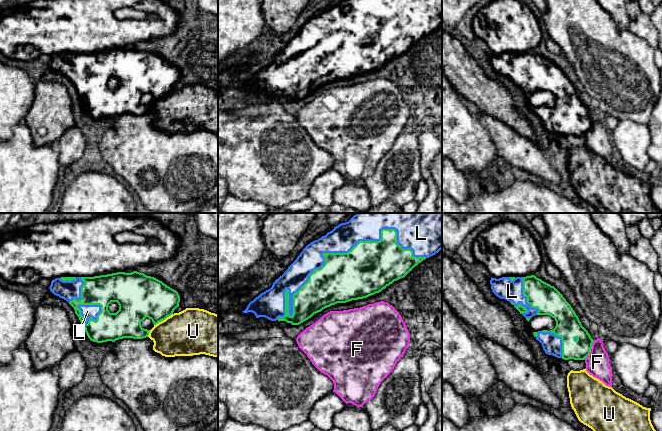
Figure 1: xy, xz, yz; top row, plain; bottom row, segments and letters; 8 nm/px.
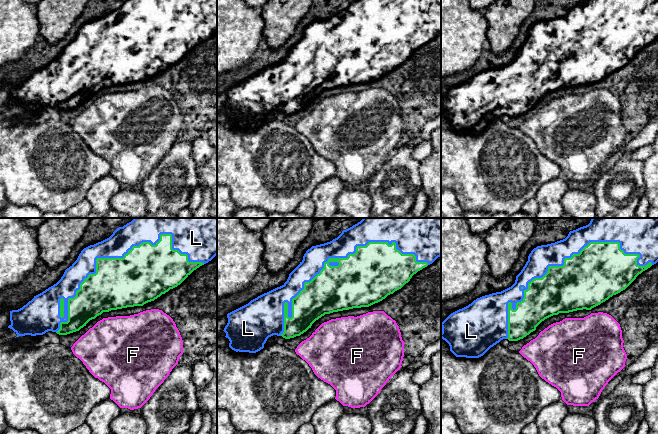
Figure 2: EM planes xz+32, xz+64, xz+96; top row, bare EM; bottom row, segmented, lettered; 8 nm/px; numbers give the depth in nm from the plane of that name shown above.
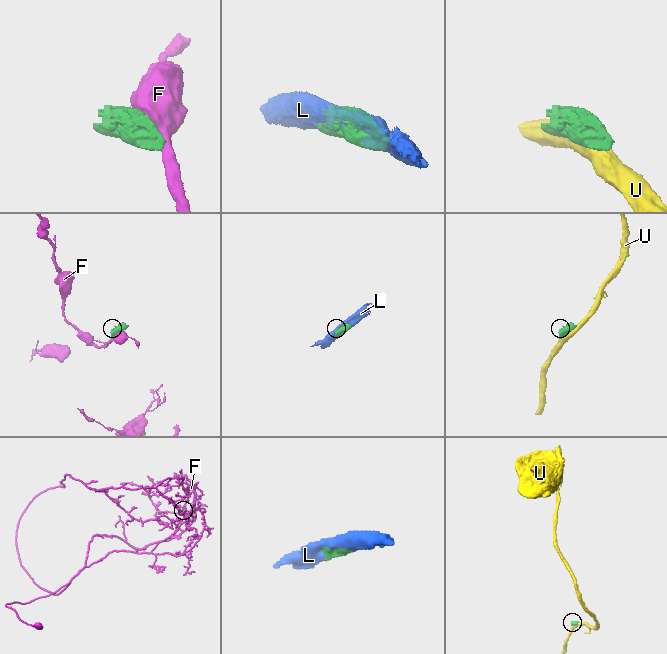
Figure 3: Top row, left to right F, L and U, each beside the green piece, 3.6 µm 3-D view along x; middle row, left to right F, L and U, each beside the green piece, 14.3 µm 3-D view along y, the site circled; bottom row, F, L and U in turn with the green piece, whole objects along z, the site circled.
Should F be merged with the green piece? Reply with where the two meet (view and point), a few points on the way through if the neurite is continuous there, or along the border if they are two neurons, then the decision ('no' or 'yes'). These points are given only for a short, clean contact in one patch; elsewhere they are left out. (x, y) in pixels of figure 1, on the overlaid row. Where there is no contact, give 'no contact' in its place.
contact yz (590, 350); border yz (594, 340), (590, 353), (584, 359); no

